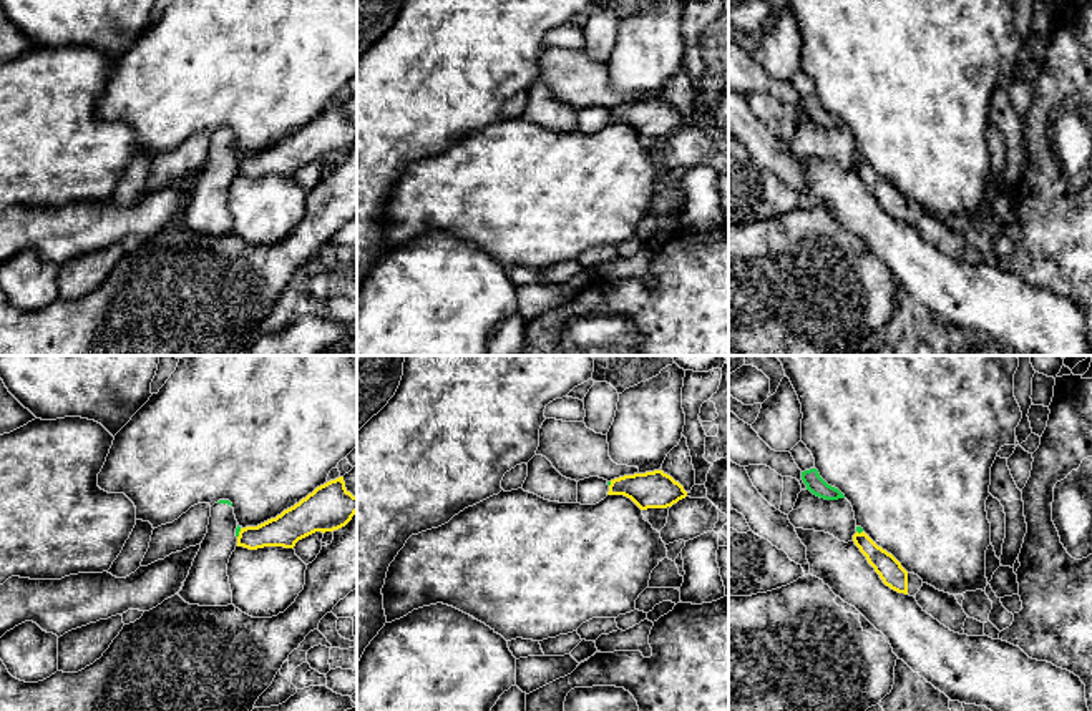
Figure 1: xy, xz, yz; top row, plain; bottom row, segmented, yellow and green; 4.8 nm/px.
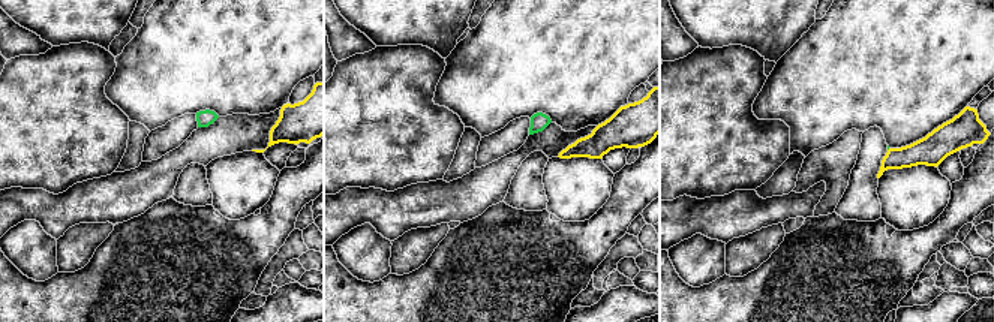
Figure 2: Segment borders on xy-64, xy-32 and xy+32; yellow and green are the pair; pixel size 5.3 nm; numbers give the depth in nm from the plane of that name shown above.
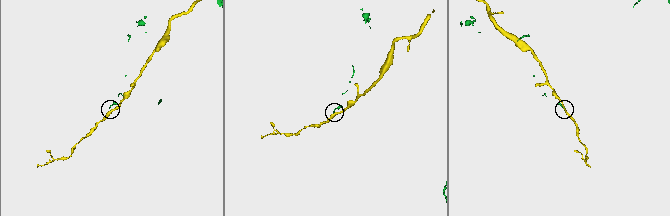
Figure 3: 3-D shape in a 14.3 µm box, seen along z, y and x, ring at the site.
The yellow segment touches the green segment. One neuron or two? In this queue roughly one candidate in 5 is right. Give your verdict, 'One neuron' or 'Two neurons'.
Two neurons

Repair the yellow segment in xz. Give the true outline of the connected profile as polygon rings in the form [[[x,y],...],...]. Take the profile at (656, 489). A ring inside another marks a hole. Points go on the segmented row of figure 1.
[[[662,470],[611,480],[607,495],[624,495],[641,510],[667,508],[687,497],[684,487]]]

